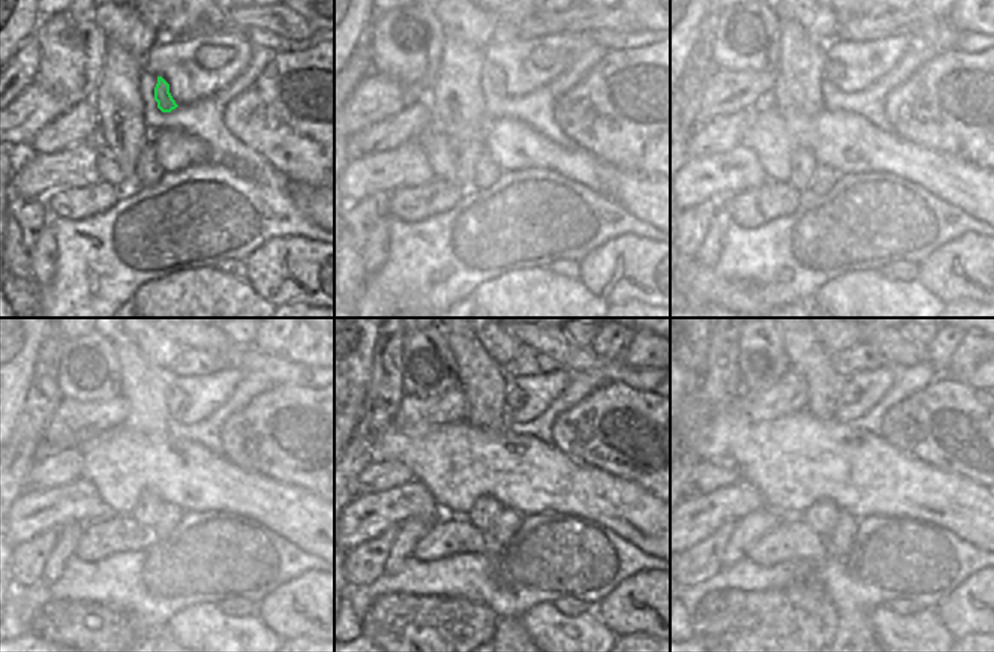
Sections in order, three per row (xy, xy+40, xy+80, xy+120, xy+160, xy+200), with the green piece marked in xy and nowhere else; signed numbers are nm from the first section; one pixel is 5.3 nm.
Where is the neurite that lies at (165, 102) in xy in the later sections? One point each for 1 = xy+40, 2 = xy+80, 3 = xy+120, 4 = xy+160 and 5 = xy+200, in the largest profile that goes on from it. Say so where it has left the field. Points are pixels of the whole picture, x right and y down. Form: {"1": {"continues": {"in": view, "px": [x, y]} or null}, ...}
{"1": {"continues": {"in": "xy+40", "px": [496, 77]}}, "2": {"continues": {"in": "xy+80", "px": [834, 69]}}, "3": {"continues": {"in": "xy+120", "px": [177, 400]}}, "4": {"continues": {"in": "xy+160", "px": [514, 397]}}, "5": {"continues": {"in": "xy+200", "px": [849, 394]}}}

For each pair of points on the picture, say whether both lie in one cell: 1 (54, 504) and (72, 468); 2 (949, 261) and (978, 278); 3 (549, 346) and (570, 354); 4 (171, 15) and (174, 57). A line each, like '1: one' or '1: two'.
1: two
2: one
3: one
4: two

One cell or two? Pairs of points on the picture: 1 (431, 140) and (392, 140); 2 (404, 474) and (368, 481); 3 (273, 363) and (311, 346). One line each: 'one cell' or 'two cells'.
1: two cells
2: one cell
3: two cells

